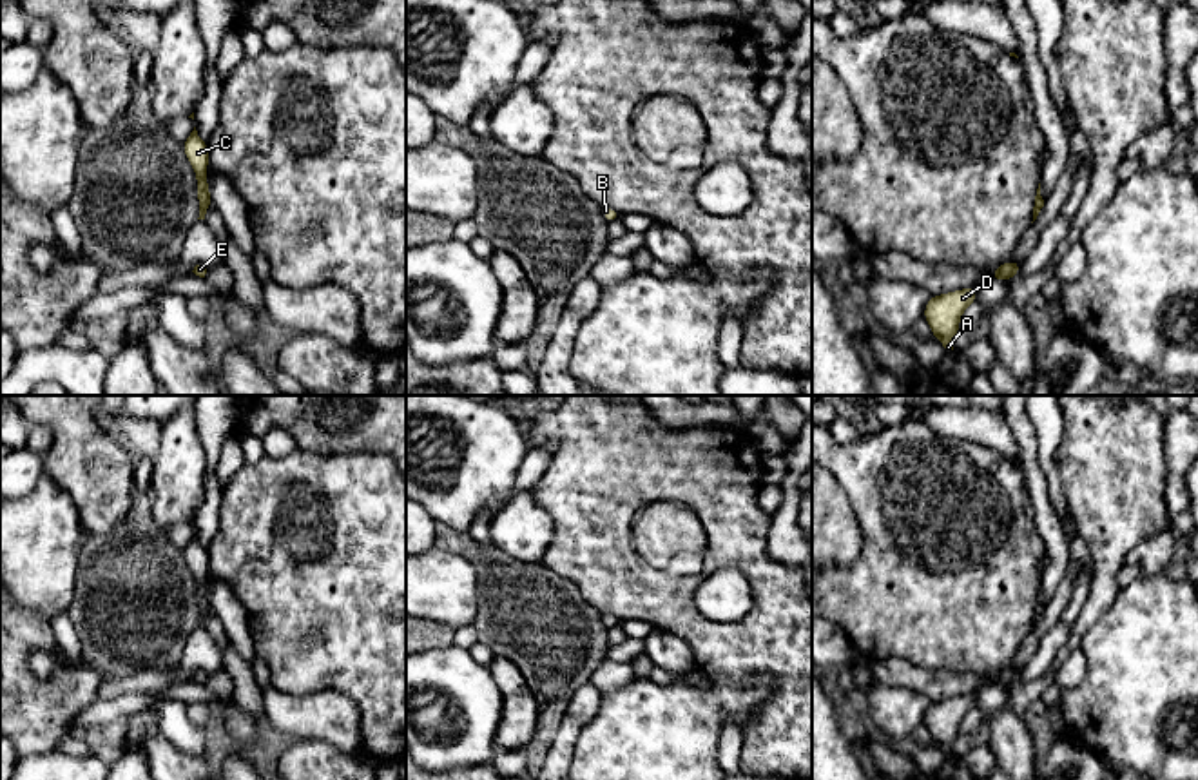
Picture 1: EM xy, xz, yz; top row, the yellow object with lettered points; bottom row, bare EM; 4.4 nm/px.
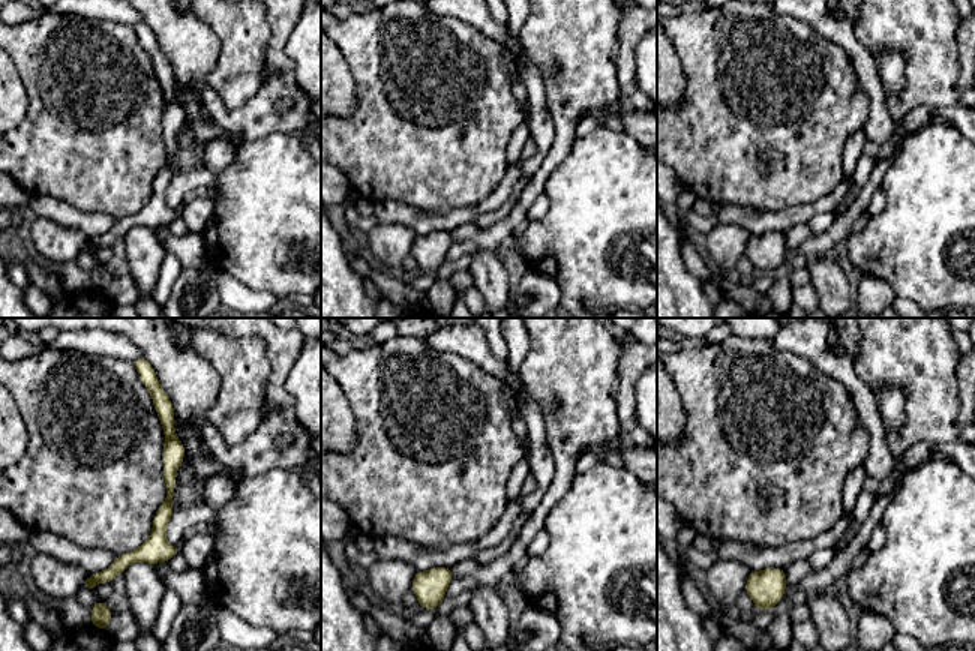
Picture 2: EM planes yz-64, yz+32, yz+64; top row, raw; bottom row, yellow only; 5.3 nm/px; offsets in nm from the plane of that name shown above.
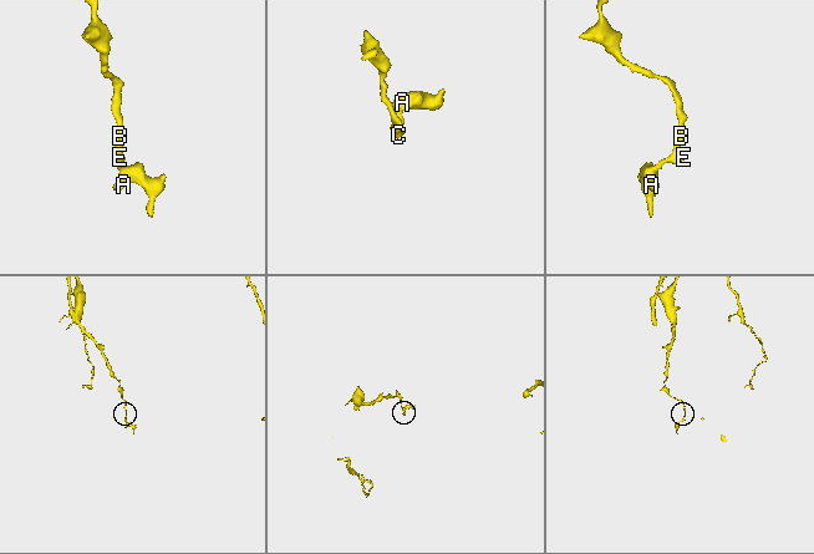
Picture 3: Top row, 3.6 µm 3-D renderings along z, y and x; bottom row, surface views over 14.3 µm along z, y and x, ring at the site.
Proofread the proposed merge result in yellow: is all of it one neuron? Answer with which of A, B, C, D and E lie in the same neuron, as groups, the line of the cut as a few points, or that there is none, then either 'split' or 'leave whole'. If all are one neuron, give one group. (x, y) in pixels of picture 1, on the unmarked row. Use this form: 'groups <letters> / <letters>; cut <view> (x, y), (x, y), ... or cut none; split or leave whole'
groups A B C D E; cut none; leave whole

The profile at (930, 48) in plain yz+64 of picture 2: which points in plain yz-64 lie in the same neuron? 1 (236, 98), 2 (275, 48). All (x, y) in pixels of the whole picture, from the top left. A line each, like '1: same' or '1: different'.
1: same
2: different

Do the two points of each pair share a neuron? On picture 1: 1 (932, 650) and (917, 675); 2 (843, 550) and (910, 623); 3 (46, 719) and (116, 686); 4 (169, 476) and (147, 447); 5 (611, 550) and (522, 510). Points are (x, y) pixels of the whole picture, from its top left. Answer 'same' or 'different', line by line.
1: different
2: different
3: different
4: different
5: different

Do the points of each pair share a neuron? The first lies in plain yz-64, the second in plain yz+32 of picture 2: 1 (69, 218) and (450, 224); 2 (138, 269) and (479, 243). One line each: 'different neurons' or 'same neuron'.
1: same neuron
2: different neurons

